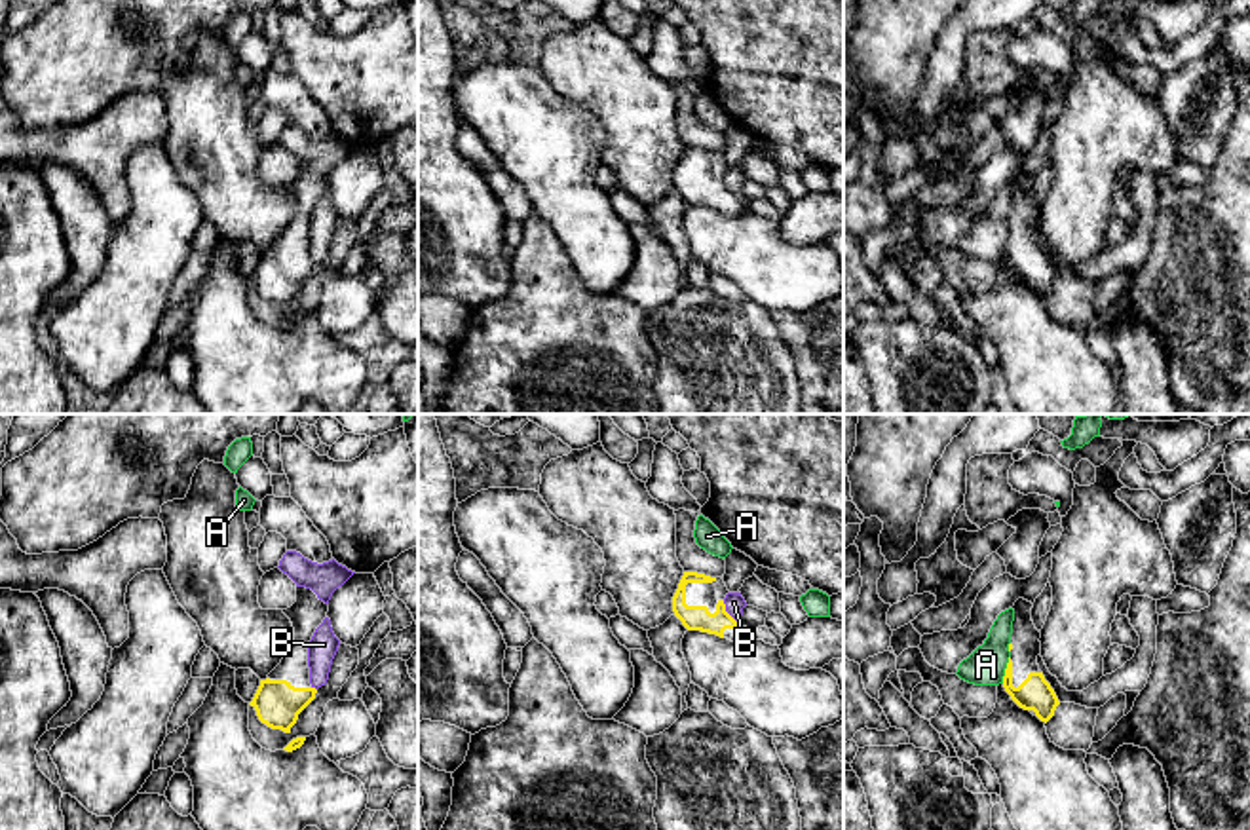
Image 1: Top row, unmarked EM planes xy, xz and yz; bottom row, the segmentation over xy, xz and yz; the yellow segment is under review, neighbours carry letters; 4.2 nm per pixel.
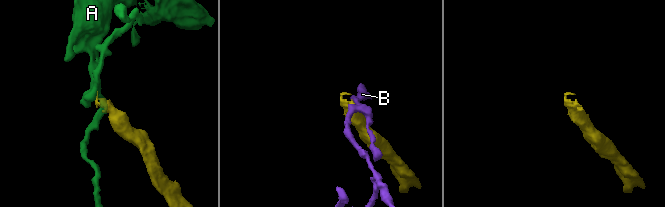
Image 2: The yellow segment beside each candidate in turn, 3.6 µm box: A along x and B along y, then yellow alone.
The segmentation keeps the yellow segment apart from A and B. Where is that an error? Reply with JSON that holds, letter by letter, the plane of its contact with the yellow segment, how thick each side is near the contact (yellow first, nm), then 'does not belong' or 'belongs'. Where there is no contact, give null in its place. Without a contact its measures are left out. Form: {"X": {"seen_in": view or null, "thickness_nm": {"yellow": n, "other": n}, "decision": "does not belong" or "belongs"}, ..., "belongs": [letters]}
{"A": {"seen_in": "yz", "thickness_nm": {"yellow": 140, "other": 160}, "decision": "does not belong"}, "B": {"seen_in": "xz", "thickness_nm": {"yellow": 110, "other": 80}, "decision": "does not belong"}, "belongs": []}

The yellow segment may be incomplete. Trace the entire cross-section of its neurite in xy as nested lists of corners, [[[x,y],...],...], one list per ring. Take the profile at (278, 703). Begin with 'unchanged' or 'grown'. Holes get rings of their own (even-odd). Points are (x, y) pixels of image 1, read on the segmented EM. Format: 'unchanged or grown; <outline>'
grown; [[[296,587],[296,602],[283,610],[294,629],[294,640],[281,663],[260,680],[249,703],[262,724],[291,733],[298,714],[315,699],[317,689],[310,684],[308,648],[315,629],[327,617],[329,604],[312,589]]]

